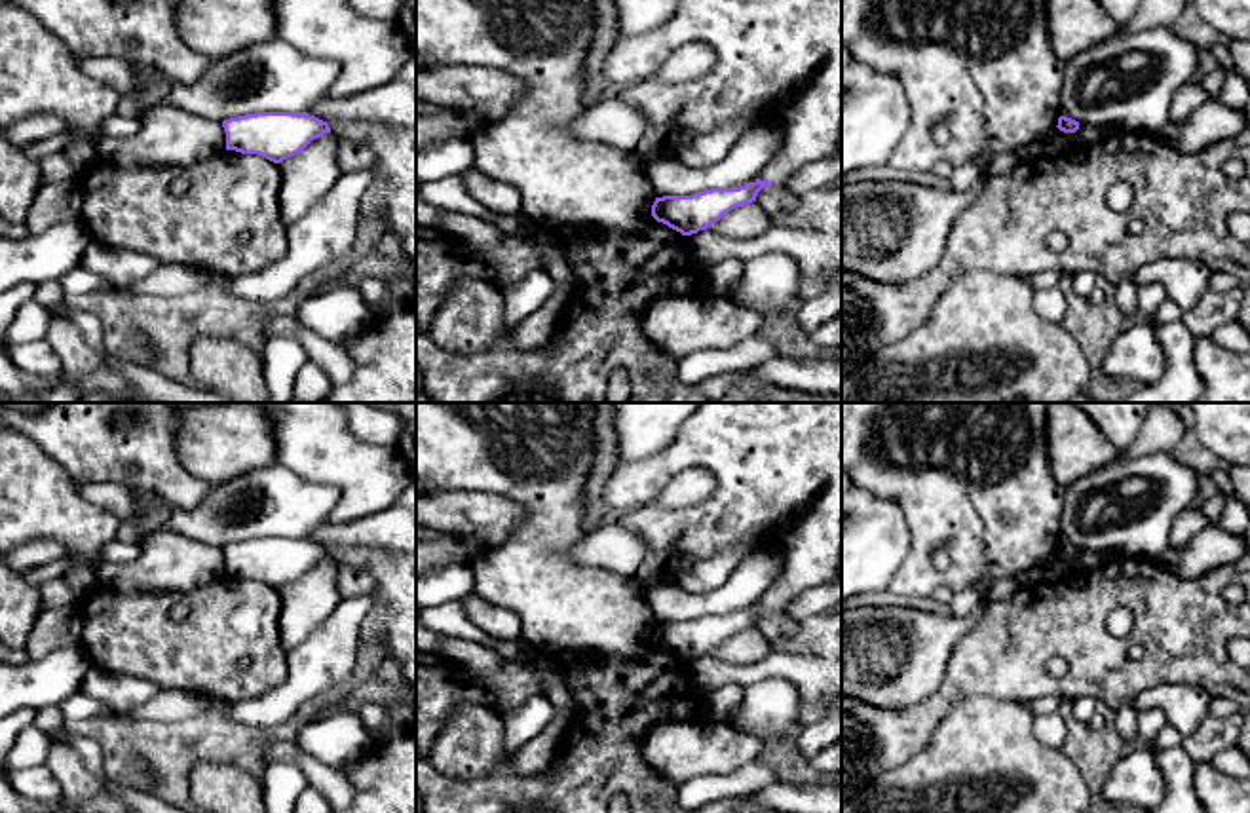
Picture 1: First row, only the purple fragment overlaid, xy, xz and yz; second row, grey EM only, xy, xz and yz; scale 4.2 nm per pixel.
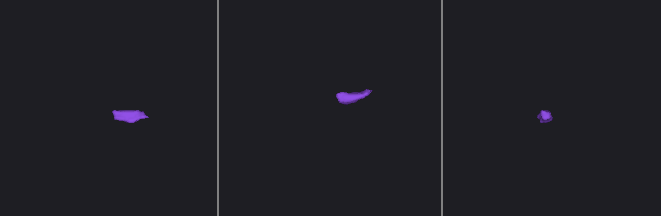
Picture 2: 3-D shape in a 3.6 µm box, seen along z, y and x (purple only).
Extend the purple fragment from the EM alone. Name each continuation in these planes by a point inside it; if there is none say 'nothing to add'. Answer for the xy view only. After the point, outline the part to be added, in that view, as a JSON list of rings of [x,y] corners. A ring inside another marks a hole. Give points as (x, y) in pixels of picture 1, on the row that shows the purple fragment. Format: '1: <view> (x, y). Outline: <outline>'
nothing to add

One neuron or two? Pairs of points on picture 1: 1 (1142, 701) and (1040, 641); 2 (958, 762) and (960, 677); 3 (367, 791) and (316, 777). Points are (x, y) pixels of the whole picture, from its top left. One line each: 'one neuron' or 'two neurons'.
1: two neurons
2: two neurons
3: two neurons

